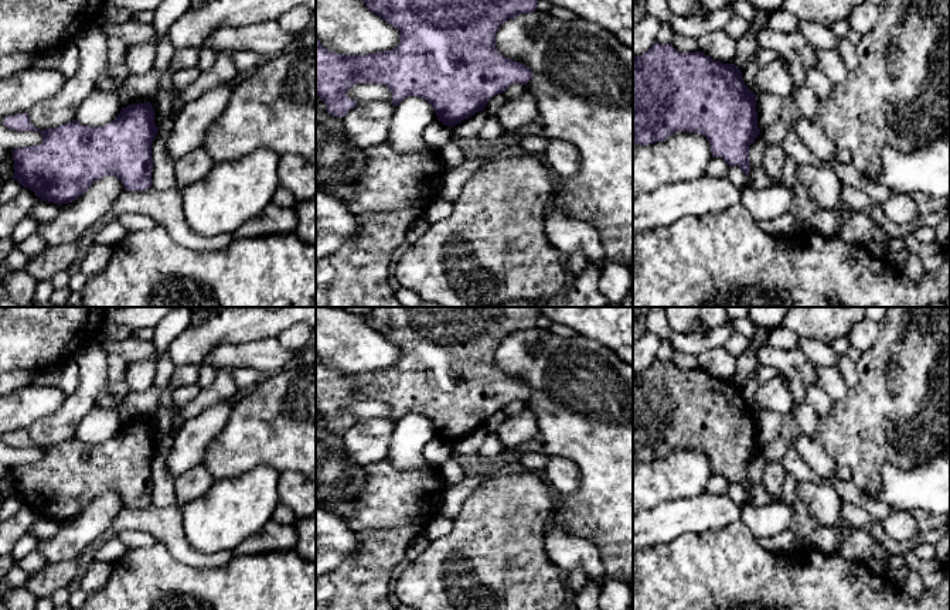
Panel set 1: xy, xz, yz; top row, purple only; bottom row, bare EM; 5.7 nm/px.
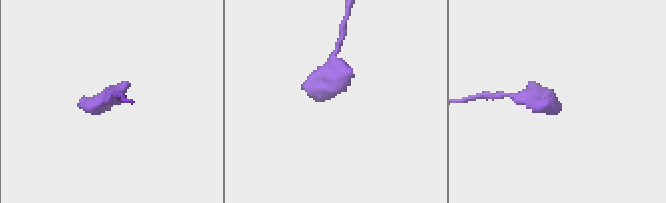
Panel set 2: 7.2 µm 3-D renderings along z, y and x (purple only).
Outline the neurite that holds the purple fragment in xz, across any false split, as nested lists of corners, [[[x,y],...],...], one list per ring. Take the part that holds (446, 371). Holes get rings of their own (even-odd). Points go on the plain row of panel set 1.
[[[371,307],[372,314],[364,316],[365,323],[370,328],[382,334],[389,343],[399,348],[399,361],[389,368],[374,369],[368,372],[343,372],[337,369],[331,369],[323,364],[323,361],[316,355],[316,410],[320,416],[327,422],[327,429],[344,435],[351,426],[354,426],[358,420],[345,412],[345,408],[357,401],[381,401],[391,406],[394,423],[399,422],[405,415],[418,413],[425,416],[435,427],[437,437],[446,443],[453,444],[464,436],[469,436],[479,427],[484,427],[487,419],[503,410],[513,401],[527,402],[534,391],[524,381],[515,379],[510,375],[501,372],[496,365],[496,350],[497,347],[508,337],[514,335],[522,330],[532,330],[537,327],[537,320],[541,316],[539,307]]]

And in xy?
[[[150,418],[122,425],[118,435],[103,443],[89,444],[76,437],[58,444],[35,446],[28,430],[7,433],[3,439],[11,447],[35,447],[42,451],[42,459],[11,467],[14,477],[14,493],[24,505],[57,522],[68,521],[84,512],[89,504],[102,494],[118,494],[125,507],[144,508],[151,504],[151,461],[159,449],[154,440],[154,427]]]

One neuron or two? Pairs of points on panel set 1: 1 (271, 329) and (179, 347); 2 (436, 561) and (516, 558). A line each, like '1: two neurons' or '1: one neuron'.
1: one neuron
2: one neuron

